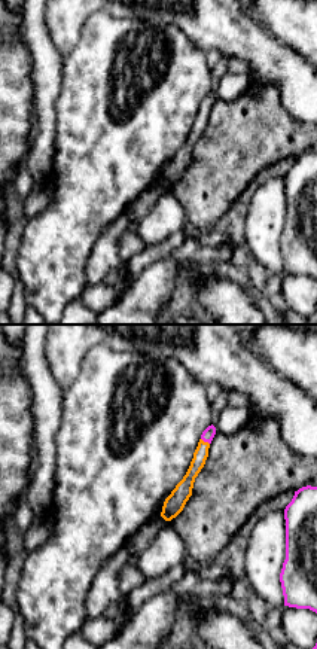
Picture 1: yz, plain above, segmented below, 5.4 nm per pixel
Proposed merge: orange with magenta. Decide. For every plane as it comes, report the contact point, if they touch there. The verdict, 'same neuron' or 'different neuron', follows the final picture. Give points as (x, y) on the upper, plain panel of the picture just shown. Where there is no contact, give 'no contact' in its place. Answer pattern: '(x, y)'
(206, 109)

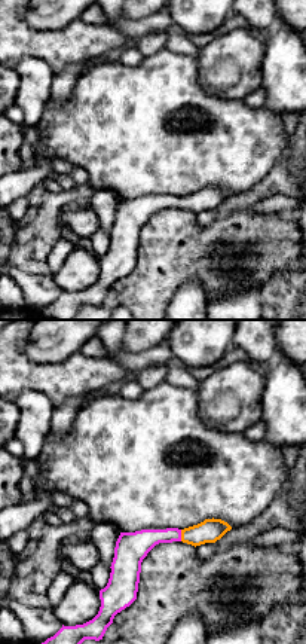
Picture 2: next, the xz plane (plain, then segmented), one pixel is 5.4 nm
(181, 203)

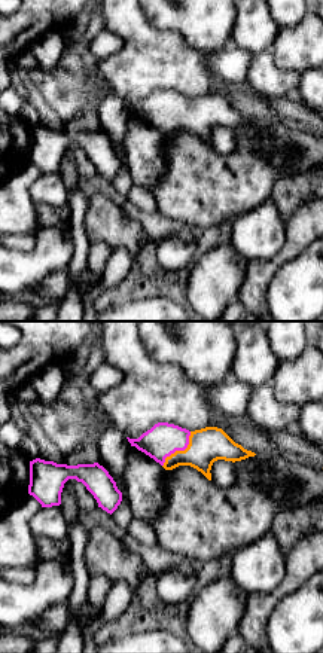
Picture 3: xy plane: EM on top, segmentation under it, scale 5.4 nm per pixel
(179, 118)

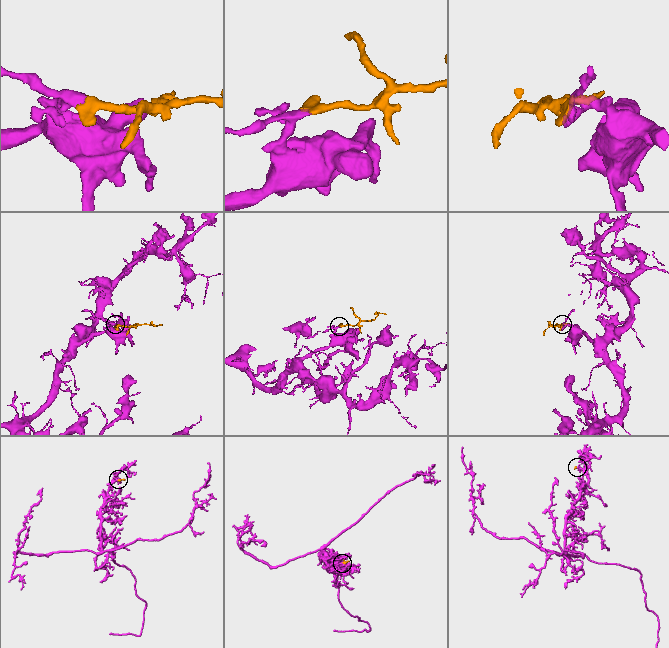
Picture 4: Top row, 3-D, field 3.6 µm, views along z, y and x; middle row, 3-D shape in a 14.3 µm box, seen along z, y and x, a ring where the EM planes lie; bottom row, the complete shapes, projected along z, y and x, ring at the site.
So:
same neuron

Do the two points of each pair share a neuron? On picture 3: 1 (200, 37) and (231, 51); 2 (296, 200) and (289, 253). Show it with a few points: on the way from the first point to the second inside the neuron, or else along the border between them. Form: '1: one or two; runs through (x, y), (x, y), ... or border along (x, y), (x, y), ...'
1: two; border along (229, 39), (212, 55)
2: one; runs through (296, 213), (296, 240)

